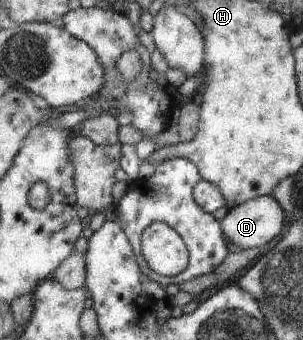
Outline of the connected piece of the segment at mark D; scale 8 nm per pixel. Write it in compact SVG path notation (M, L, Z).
M272 195L231 207L221 221L234 250L260 249L274 241L286 227L287 213Z

